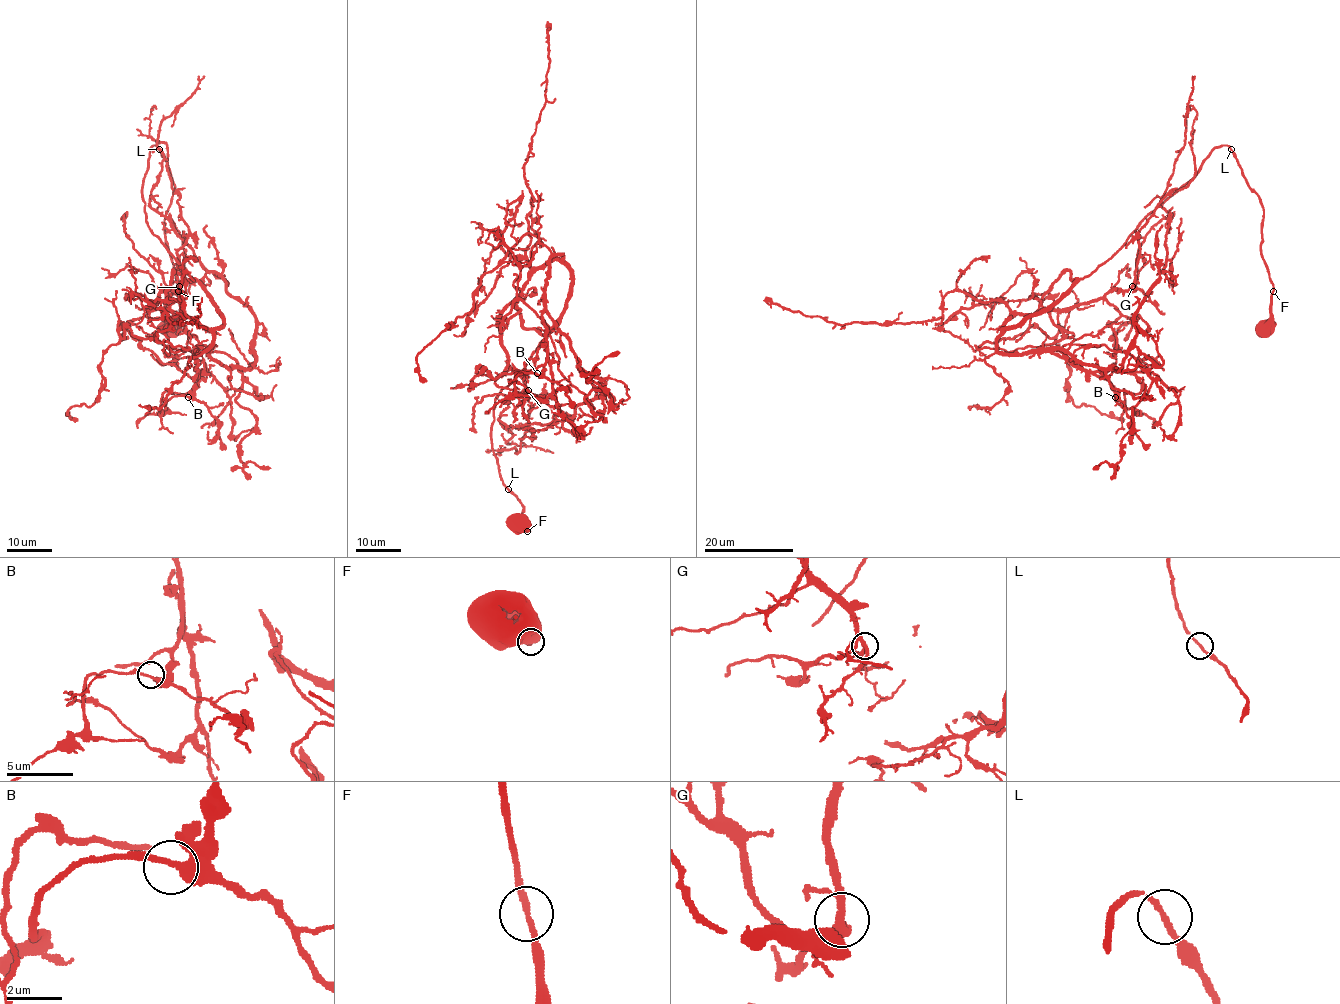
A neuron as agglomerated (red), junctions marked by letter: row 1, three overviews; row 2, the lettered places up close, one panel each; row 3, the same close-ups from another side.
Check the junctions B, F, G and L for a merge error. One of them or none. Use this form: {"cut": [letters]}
{"cut": []}

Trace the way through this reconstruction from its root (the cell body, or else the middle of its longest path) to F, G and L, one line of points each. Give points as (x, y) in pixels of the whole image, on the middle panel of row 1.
F: (518, 521), (512, 525), (528, 531)
G: (518, 521), (529, 529), (493, 452), (494, 400), (544, 338), (515, 300), (502, 345), (528, 390)
L: (518, 521), (513, 527), (529, 529), (513, 520), (521, 516), (523, 506), (507, 489)

